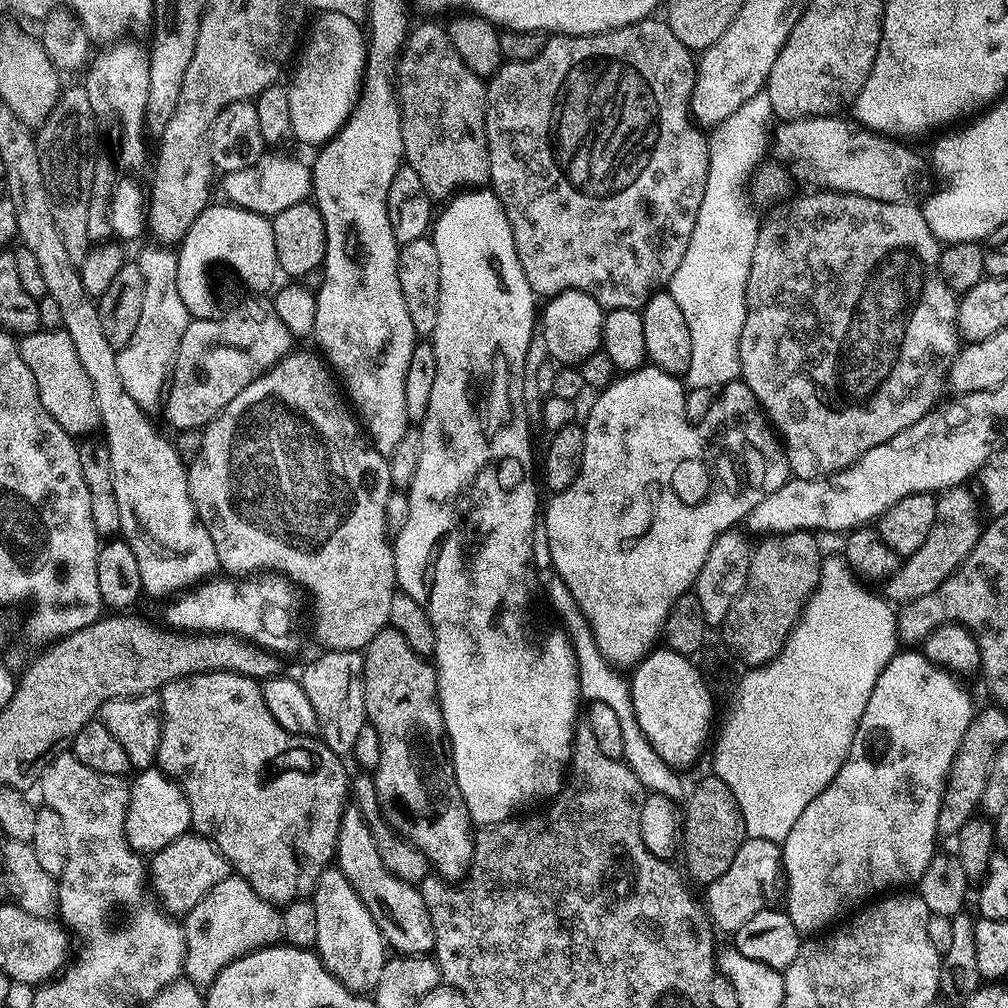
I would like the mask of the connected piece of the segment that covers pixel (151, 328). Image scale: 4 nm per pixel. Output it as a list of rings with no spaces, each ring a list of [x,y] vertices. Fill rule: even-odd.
[[[159,243],[148,244],[140,252],[138,263],[142,270],[142,282],[146,282],[146,291],[142,297],[142,315],[138,318],[138,326],[134,329],[134,338],[126,347],[116,353],[118,374],[122,378],[122,386],[126,386],[126,394],[138,402],[145,410],[161,403],[170,380],[172,365],[176,362],[178,346],[182,342],[182,334],[186,334],[186,326],[190,319],[182,297],[178,294],[177,253],[171,247]]]

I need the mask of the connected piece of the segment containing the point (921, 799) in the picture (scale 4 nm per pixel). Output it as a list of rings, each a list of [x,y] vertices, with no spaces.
[[[920,650],[897,651],[896,655],[892,657],[892,661],[882,670],[882,674],[878,674],[878,682],[874,682],[874,694],[870,694],[870,702],[866,702],[866,710],[862,710],[862,718],[858,722],[858,730],[854,734],[854,742],[850,746],[846,762],[838,770],[838,774],[834,774],[830,786],[826,786],[826,790],[822,790],[822,794],[818,794],[818,798],[814,798],[814,802],[810,802],[810,806],[806,806],[806,810],[802,810],[798,822],[794,822],[790,834],[786,834],[786,838],[782,842],[782,872],[786,877],[786,900],[788,896],[786,911],[790,922],[794,922],[794,926],[801,934],[823,933],[829,926],[835,925],[841,918],[847,917],[853,910],[859,909],[865,902],[871,901],[889,890],[904,890],[907,889],[904,888],[907,884],[915,885],[922,878],[926,866],[930,866],[932,857],[937,855],[938,833],[936,827],[938,826],[938,812],[944,797],[944,788],[948,784],[948,775],[954,758],[958,754],[958,746],[974,715],[974,707],[972,708],[972,700],[968,697],[967,690],[956,680],[959,679],[952,672],[946,668],[937,668],[936,664],[927,660],[923,651]]]

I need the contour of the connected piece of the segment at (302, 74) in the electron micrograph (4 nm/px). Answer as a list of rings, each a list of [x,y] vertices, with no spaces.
[[[326,12],[318,19],[287,91],[293,137],[322,146],[339,132],[356,105],[363,83],[367,41],[361,25],[339,12]]]

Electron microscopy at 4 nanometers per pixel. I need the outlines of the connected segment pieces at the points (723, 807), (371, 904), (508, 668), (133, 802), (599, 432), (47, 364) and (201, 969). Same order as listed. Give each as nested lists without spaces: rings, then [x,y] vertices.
[[[708,774],[705,780],[697,782],[693,792],[691,789],[687,793],[682,804],[682,854],[684,850],[684,864],[689,874],[701,886],[713,884],[726,874],[730,862],[734,862],[734,854],[738,854],[745,839],[742,810],[738,810],[738,802],[734,802],[730,786],[714,774]]]
[[[355,806],[345,807],[340,819],[334,860],[340,872],[346,874],[346,882],[350,882],[358,898],[362,898],[362,906],[370,910],[370,918],[374,918],[389,949],[405,956],[433,951],[434,926],[430,922],[430,910],[426,910],[426,902],[422,902],[419,887],[402,882],[402,878],[386,870],[382,857],[378,855],[378,846],[374,846],[374,834],[370,834],[370,826],[362,816],[362,810]]]
[[[464,190],[459,194],[453,195],[447,201],[448,204],[444,209],[439,209],[434,223],[430,229],[430,239],[434,250],[438,250],[438,326],[434,326],[430,337],[430,343],[434,350],[434,386],[430,390],[430,406],[426,410],[426,418],[419,425],[420,437],[422,438],[422,454],[418,458],[418,474],[414,474],[412,485],[408,487],[408,501],[410,502],[410,518],[406,518],[406,526],[395,533],[394,551],[396,554],[396,583],[399,591],[412,596],[418,603],[426,605],[428,617],[434,626],[434,638],[436,639],[436,654],[434,657],[434,667],[436,670],[436,686],[440,693],[440,709],[444,715],[444,730],[446,733],[447,743],[450,745],[450,755],[452,758],[452,768],[456,771],[456,781],[458,790],[466,804],[468,819],[473,825],[487,826],[489,824],[501,824],[504,820],[513,819],[527,804],[532,804],[535,800],[547,801],[554,798],[560,793],[566,779],[566,769],[569,767],[572,758],[572,736],[577,730],[578,721],[576,721],[576,711],[582,708],[582,697],[580,695],[578,666],[575,662],[575,654],[572,644],[568,640],[567,634],[563,630],[557,630],[549,634],[545,640],[532,640],[532,632],[528,629],[528,570],[532,564],[532,535],[534,534],[535,524],[538,521],[538,508],[536,512],[536,484],[532,481],[532,432],[528,429],[528,408],[524,405],[524,376],[520,371],[524,368],[524,363],[528,360],[528,351],[532,348],[532,327],[535,329],[538,324],[538,303],[537,297],[532,291],[530,282],[526,282],[526,274],[522,274],[522,262],[518,262],[518,250],[514,246],[514,234],[510,230],[510,222],[506,218],[506,210],[502,206],[500,199],[496,197],[495,192],[491,190]]]
[[[159,767],[143,769],[128,790],[128,810],[126,812],[126,838],[133,852],[154,854],[174,838],[185,835],[192,828],[190,802],[175,780],[168,779]]]
[[[651,366],[638,368],[634,372],[613,379],[612,383],[597,395],[600,397],[593,402],[592,409],[588,412],[588,421],[583,421],[584,449],[578,478],[574,478],[574,482],[566,491],[555,493],[551,497],[548,509],[545,512],[543,509],[542,512],[546,537],[549,539],[551,567],[556,570],[555,575],[572,592],[574,600],[588,619],[598,648],[615,666],[623,666],[622,664],[635,666],[653,651],[654,645],[661,639],[666,614],[670,614],[670,606],[674,606],[674,602],[678,602],[678,598],[695,585],[698,570],[702,570],[702,562],[706,562],[706,554],[710,554],[710,546],[716,541],[712,537],[712,532],[700,532],[700,528],[696,528],[696,524],[700,524],[700,516],[672,516],[676,508],[668,508],[668,504],[672,504],[672,496],[668,496],[668,468],[672,468],[672,444],[676,444],[676,448],[684,448],[684,440],[692,440],[692,436],[688,436],[688,419],[684,417],[685,391],[685,385],[677,377],[671,376],[661,368]]]
[[[41,330],[23,337],[19,346],[22,362],[30,366],[30,374],[34,374],[34,382],[38,386],[38,398],[42,406],[46,406],[50,418],[54,418],[54,422],[74,438],[95,433],[101,422],[94,386],[90,382],[90,374],[86,374],[82,361],[78,359],[74,342],[70,342],[70,334],[63,330]]]
[[[230,874],[210,894],[189,910],[182,920],[184,929],[183,979],[189,980],[196,988],[207,990],[227,964],[257,952],[259,948],[271,948],[282,937],[281,909],[266,902],[242,877]]]

